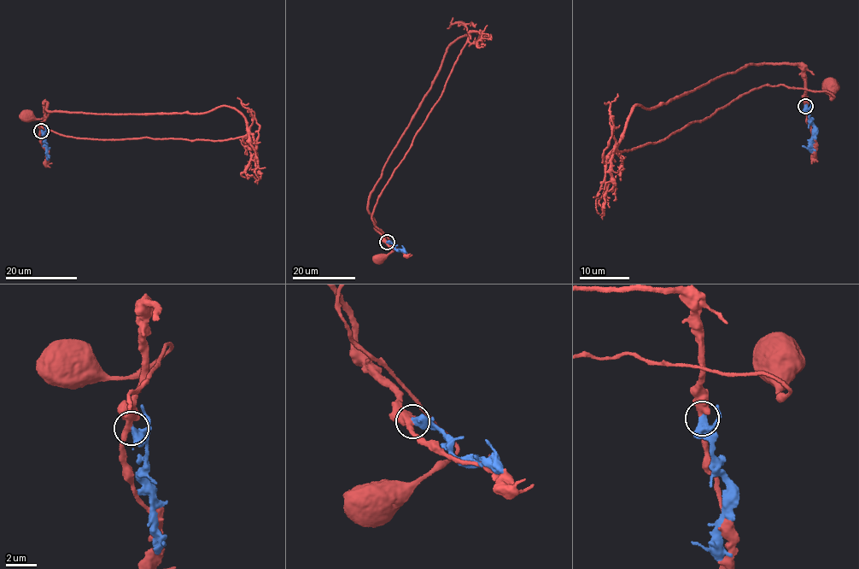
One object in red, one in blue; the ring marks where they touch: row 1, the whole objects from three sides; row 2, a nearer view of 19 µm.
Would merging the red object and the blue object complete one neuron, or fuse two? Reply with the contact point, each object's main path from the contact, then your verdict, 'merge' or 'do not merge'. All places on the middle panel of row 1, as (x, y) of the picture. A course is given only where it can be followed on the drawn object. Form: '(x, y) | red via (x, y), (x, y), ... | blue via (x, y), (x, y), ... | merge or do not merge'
(387, 242) | red via (387, 242), (383, 237), (385, 235), (395, 249), (377, 258) | blue via (387, 242), (397, 249), (401, 250), (404, 248), (401, 246) | do not merge

